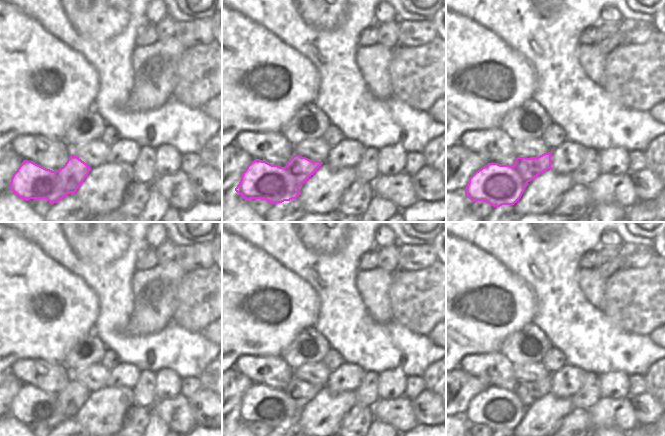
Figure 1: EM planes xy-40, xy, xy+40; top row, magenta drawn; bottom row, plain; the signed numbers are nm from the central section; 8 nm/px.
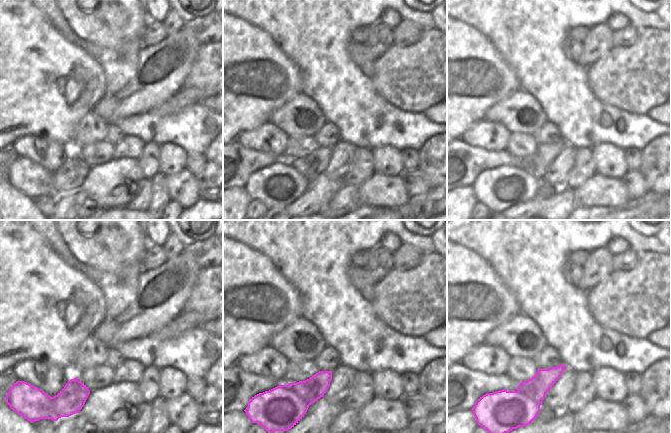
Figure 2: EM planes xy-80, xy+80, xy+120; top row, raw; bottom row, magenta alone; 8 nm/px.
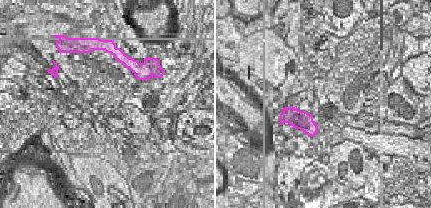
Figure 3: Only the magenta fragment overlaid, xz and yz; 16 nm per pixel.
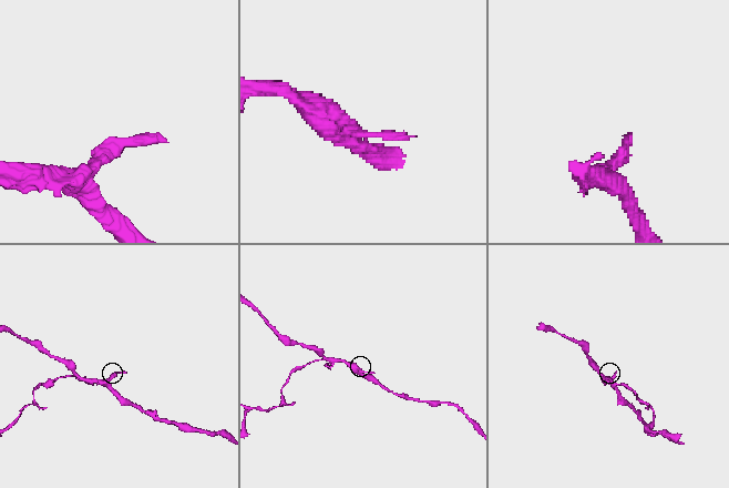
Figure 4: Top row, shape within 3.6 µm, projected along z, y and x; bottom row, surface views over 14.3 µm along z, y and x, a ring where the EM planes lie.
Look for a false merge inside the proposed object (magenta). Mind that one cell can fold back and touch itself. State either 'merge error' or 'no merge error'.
merge error

